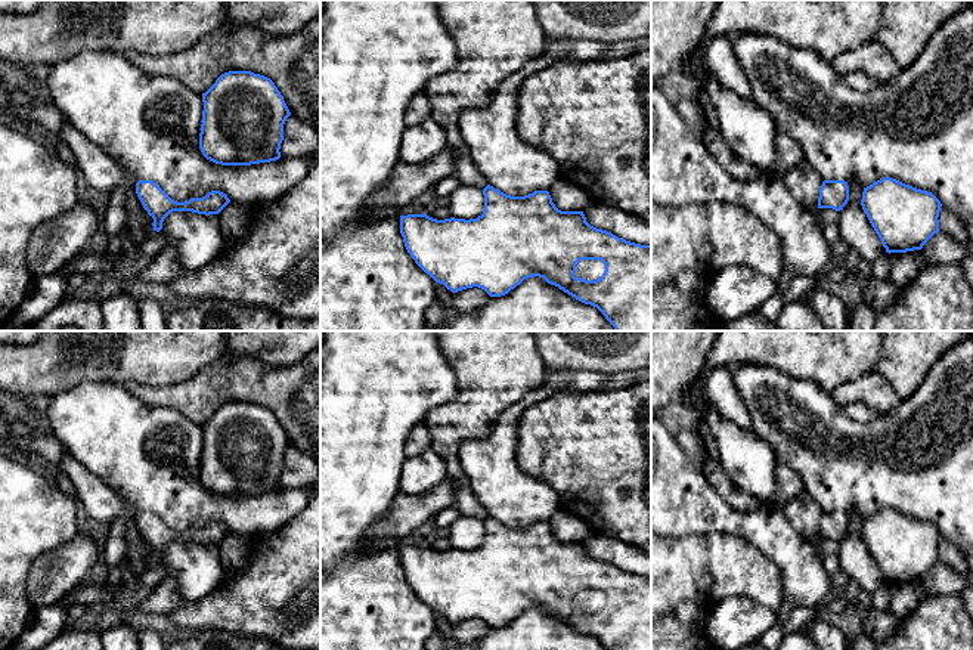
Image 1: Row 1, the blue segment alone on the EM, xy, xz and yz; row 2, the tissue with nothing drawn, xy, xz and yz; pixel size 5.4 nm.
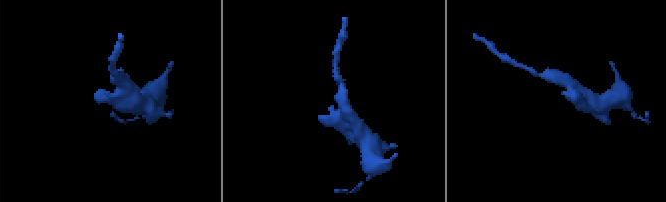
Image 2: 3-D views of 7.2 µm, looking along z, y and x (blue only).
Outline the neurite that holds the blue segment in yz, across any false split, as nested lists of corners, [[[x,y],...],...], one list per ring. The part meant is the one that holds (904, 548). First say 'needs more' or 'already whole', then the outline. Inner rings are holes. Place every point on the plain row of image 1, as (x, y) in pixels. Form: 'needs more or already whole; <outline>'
already whole; [[[896,510],[864,519],[861,536],[889,585],[921,581],[939,563],[941,532]]]

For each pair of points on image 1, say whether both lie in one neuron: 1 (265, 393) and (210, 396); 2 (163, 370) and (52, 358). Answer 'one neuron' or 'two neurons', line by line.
1: one neuron
2: one neuron

